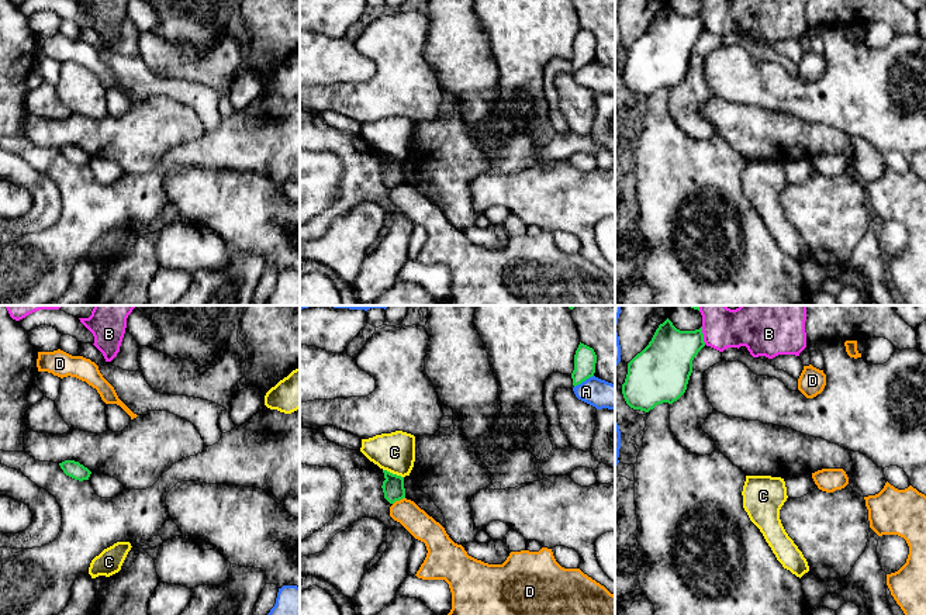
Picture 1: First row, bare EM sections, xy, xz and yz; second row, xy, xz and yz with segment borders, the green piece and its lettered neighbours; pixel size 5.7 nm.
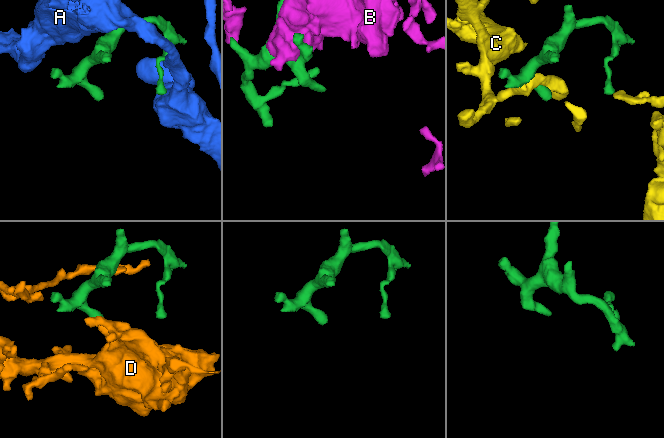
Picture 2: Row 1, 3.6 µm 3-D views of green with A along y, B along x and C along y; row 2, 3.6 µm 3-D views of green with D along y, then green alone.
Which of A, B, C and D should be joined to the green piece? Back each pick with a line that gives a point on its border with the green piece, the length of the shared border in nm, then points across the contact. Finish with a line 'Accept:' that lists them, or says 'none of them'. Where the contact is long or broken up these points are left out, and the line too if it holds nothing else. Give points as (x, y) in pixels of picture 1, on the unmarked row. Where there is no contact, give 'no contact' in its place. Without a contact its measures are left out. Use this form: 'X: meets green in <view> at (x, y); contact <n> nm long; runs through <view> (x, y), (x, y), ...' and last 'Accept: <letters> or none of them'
Accept: none of them

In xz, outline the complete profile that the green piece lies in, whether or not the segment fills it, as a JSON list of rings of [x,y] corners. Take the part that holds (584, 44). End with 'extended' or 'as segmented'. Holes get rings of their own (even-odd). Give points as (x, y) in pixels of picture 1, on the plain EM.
[[[580,27],[574,39],[573,70],[578,70],[595,58],[597,39],[592,32]]]; as segmented

